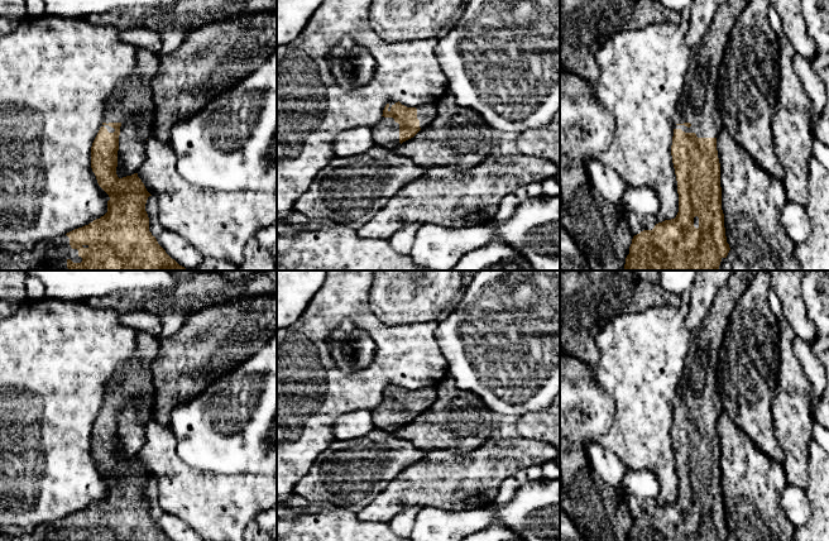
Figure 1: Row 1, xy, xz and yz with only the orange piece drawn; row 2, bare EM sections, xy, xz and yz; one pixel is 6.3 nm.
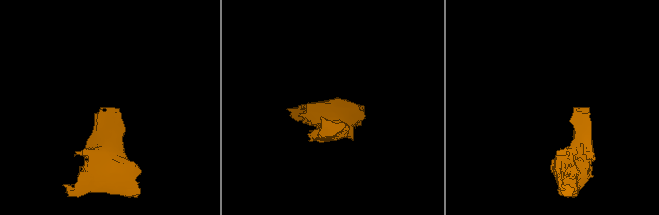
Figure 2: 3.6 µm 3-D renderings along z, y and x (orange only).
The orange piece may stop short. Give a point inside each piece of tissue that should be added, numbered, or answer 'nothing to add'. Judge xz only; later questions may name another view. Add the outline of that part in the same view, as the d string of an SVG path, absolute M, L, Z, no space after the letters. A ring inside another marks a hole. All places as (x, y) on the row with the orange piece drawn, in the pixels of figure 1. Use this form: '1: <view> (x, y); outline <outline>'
1: xz (386, 133); outline M384 118L372 128L375 145L394 150L399 143L399 124L393 118Z

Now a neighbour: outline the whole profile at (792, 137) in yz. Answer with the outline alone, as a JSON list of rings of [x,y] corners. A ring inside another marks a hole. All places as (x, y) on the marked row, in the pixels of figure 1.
[[[784,32],[780,42],[780,82],[772,118],[773,152],[784,171],[787,200],[801,206],[809,201],[809,159],[815,142],[809,121],[810,101],[794,67],[796,51]]]

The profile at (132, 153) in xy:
[[[142,112],[128,114],[120,126],[118,167],[119,178],[136,173],[147,157],[147,138],[140,133]]]

